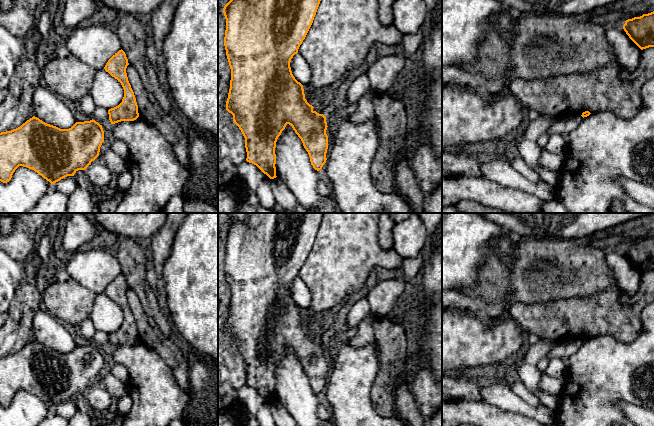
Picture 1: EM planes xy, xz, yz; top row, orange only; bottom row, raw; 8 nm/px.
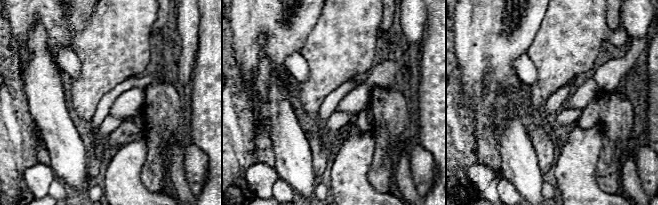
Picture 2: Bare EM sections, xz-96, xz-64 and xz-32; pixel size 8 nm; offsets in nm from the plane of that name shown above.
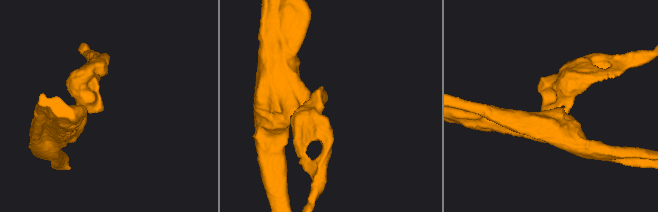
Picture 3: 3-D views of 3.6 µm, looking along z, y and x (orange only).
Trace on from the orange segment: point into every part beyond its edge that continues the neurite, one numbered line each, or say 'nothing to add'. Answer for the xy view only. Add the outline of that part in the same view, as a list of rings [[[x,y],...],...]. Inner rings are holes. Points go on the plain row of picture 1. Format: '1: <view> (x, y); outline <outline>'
nothing to add

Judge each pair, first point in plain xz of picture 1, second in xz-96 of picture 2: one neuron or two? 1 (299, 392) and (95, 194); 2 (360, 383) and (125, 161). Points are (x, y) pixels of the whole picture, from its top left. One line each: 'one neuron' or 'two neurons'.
1: two neurons
2: one neuron

